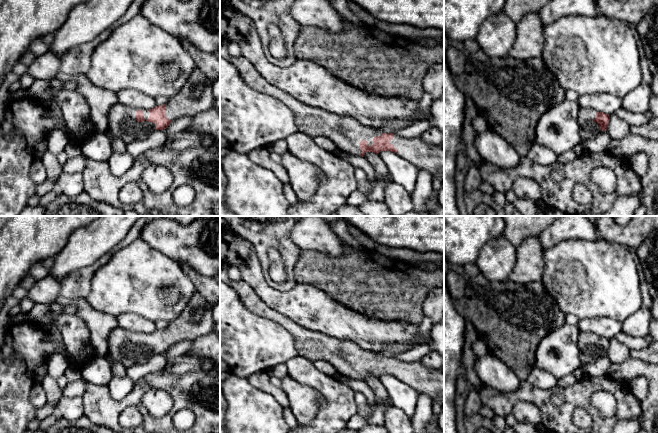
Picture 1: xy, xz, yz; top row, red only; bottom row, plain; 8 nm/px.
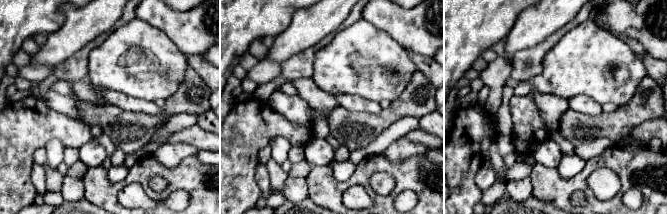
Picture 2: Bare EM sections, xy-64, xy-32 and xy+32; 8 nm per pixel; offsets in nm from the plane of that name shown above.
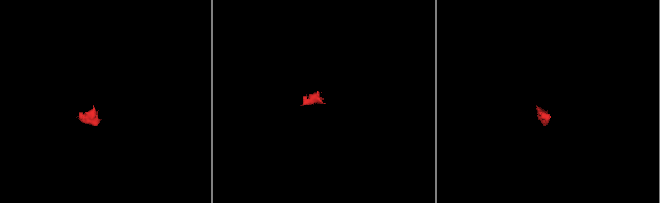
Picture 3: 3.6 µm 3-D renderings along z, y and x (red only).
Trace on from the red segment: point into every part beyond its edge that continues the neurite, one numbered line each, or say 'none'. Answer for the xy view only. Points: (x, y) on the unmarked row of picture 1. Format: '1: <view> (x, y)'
1: xy (196, 320)
2: xy (122, 347)

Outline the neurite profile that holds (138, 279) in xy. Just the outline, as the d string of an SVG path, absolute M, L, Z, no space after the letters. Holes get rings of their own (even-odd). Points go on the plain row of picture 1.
M142 238L136 239L122 249L113 251L109 261L94 273L91 286L91 291L85 299L94 310L115 317L121 314L132 313L154 323L159 320L164 320L168 323L174 321L186 308L190 298L196 292L193 282L182 265L164 253L152 248Z

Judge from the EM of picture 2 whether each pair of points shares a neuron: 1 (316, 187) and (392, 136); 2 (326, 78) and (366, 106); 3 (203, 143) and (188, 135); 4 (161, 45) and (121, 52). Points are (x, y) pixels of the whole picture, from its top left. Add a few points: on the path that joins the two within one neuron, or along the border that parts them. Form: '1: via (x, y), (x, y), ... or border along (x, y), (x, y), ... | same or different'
1: border along (377, 154), (365, 157), (356, 165) | different
2: border along (333, 94), (355, 94), (373, 101) | different
3: via (199, 139), (192, 135) | same
4: via (151, 45), (131, 44) | same

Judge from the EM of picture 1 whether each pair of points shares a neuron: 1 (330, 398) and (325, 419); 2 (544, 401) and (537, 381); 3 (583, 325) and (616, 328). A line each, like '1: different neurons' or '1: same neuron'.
1: same neuron
2: different neurons
3: same neuron

